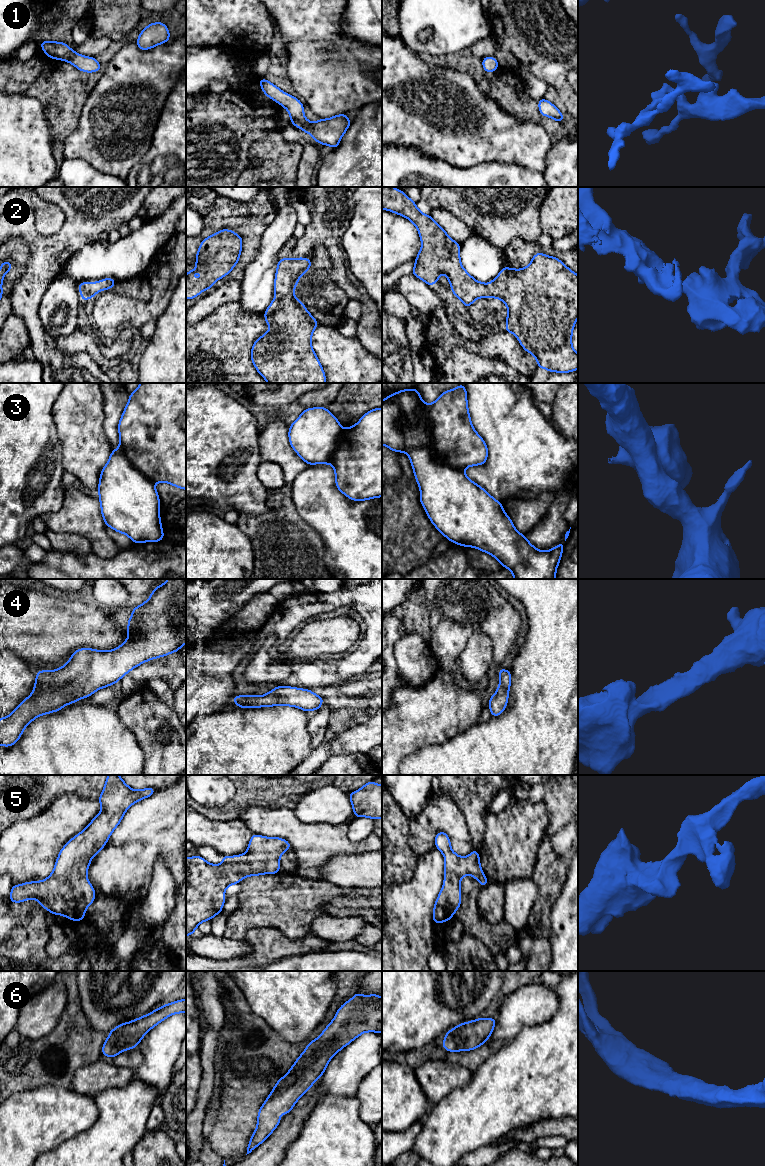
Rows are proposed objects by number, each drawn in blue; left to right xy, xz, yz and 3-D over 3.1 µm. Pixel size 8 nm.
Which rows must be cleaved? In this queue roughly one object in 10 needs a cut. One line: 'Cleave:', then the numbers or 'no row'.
Cleave: no row

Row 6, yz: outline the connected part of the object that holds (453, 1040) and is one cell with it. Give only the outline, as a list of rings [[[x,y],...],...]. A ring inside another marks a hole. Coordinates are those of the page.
[[[478,1018],[455,1026],[445,1034],[442,1048],[448,1052],[471,1051],[488,1041],[494,1027],[495,1018]]]

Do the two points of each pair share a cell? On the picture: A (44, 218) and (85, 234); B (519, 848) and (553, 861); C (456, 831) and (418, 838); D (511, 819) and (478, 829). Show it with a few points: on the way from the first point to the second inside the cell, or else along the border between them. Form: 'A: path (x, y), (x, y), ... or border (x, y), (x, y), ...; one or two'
A: border (52, 203), (64, 222), (43, 236); two
B: border (545, 833), (540, 842), (536, 866), (531, 877); two
C: path (447, 826), (430, 826), (427, 829); one
D: border (488, 808), (485, 813), (484, 839), (479, 850); two

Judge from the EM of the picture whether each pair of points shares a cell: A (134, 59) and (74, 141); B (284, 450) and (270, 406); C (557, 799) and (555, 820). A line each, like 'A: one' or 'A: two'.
A: one
B: one
C: one

